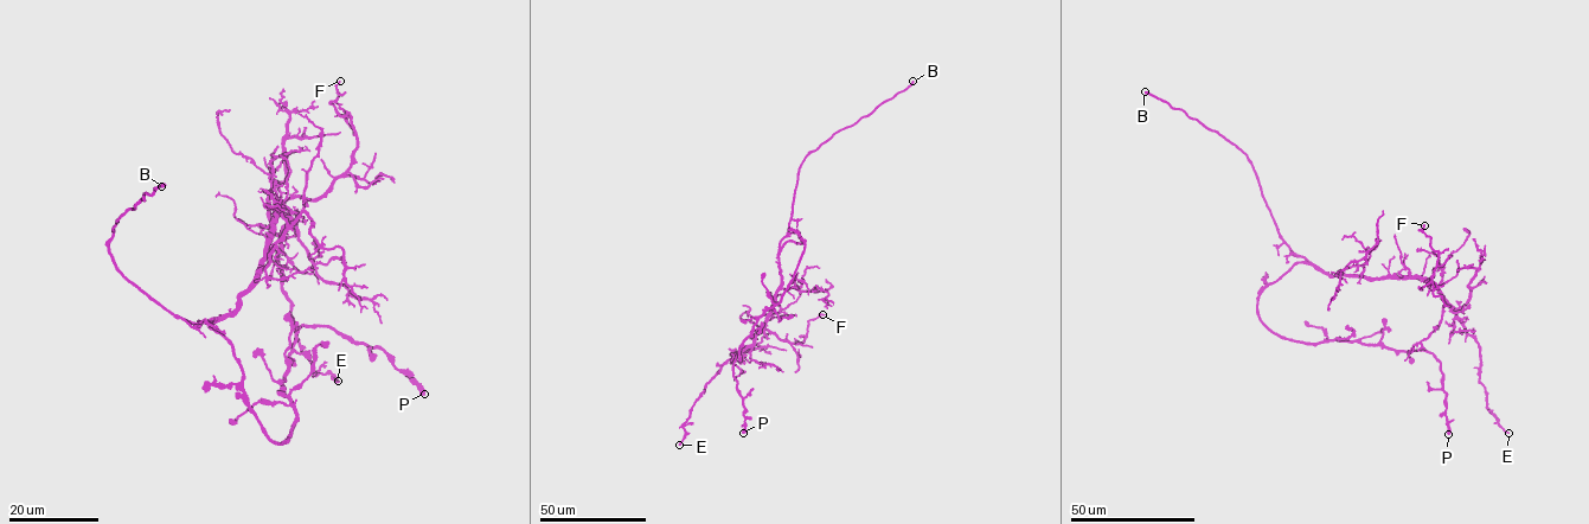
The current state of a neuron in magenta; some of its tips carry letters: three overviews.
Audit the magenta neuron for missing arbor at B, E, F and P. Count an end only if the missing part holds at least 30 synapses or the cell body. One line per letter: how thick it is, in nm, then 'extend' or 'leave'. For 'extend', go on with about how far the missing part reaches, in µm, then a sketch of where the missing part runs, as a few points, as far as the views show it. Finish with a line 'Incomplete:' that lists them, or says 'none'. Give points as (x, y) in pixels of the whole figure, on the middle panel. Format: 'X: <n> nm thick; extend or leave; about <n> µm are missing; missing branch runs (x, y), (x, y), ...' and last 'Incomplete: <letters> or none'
B: 280 nm thick; extend; about 40 µm are missing; missing branch runs (912, 81), (928, 69), (950, 25)
E: 160 nm thick; leave
F: 110 nm thick; leave
P: 600 nm thick; leave
Incomplete: B

